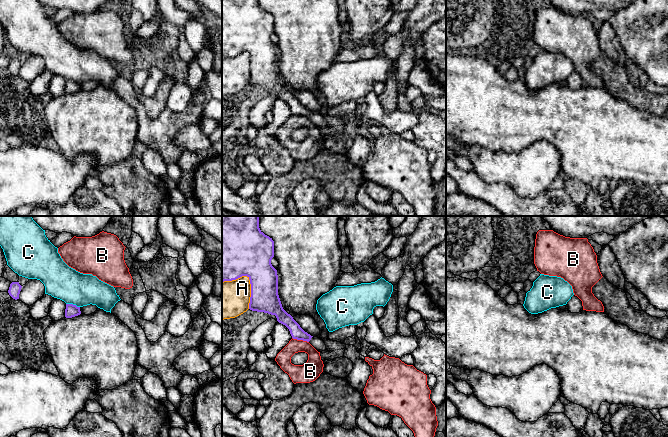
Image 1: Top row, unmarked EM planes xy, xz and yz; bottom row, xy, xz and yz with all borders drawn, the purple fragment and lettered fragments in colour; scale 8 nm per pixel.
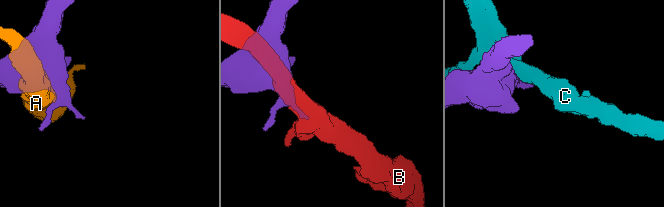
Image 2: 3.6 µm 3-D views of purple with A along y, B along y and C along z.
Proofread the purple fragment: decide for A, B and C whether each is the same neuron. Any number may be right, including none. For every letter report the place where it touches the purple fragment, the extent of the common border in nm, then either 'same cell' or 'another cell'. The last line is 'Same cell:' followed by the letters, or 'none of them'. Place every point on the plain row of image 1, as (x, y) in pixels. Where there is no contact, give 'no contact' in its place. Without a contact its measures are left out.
A: xz (249, 55) | 320 nm | another cell
B: xz (300, 115) | 140 nm | another cell
C: xy (72, 80) | 120 nm | another cell
Same cell: none of them

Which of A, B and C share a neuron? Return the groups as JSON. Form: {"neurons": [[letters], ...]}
{"neurons": [["A"], ["B"], ["C"]]}

